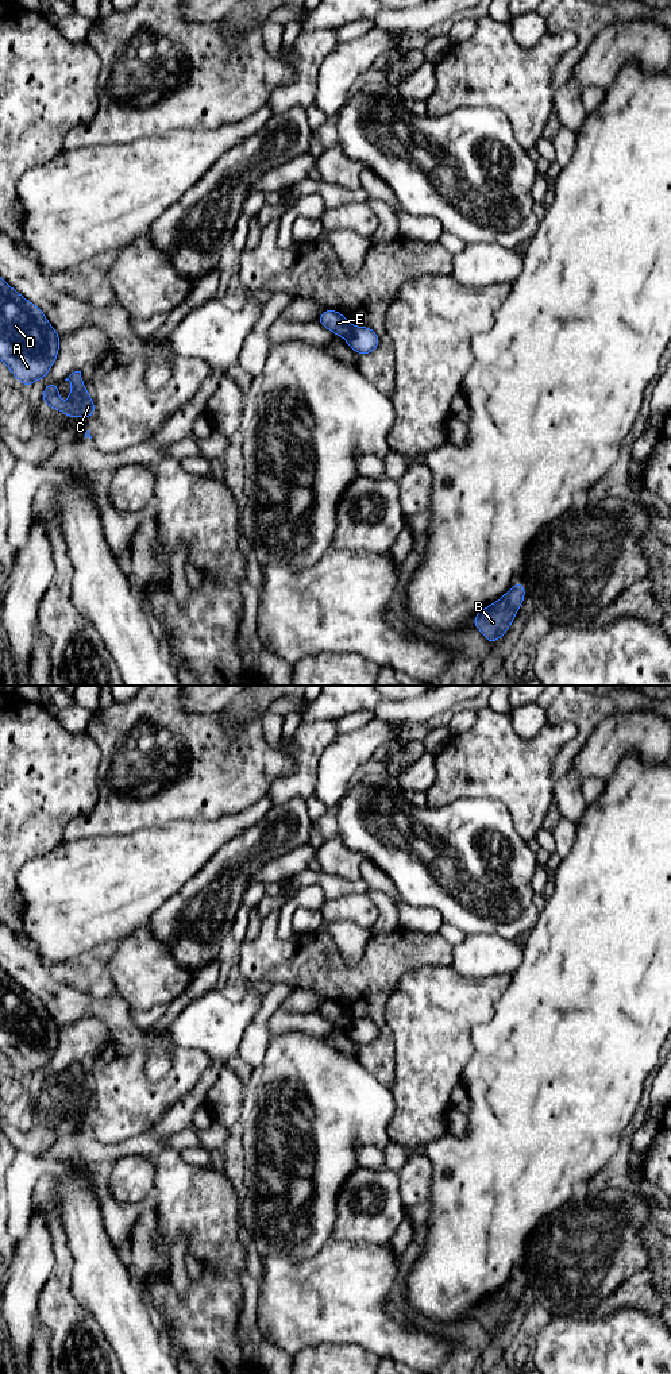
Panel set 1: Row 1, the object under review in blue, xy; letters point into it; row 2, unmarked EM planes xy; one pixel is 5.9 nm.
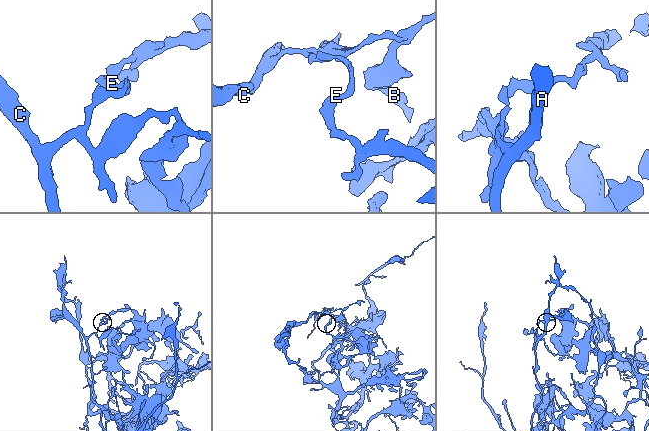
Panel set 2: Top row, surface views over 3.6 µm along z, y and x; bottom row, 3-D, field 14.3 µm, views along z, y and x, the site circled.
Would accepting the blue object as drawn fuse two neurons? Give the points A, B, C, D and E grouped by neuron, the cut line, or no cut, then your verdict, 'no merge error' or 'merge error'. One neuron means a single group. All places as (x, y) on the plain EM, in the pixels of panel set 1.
A C D / B E; cut in xy along (354, 1018), (346, 1030); merge error

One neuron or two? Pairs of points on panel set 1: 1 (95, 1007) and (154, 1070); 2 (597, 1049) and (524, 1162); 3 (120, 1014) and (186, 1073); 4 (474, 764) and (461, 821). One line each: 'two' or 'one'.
1: one
2: one
3: two
4: two

